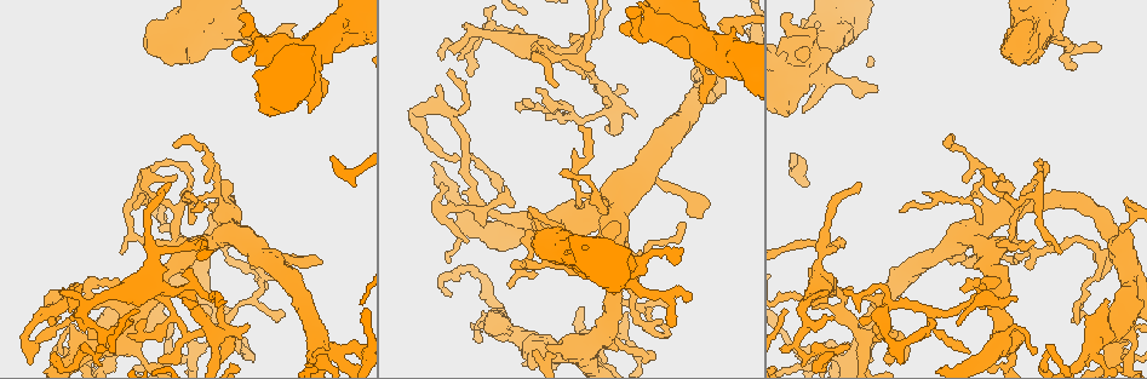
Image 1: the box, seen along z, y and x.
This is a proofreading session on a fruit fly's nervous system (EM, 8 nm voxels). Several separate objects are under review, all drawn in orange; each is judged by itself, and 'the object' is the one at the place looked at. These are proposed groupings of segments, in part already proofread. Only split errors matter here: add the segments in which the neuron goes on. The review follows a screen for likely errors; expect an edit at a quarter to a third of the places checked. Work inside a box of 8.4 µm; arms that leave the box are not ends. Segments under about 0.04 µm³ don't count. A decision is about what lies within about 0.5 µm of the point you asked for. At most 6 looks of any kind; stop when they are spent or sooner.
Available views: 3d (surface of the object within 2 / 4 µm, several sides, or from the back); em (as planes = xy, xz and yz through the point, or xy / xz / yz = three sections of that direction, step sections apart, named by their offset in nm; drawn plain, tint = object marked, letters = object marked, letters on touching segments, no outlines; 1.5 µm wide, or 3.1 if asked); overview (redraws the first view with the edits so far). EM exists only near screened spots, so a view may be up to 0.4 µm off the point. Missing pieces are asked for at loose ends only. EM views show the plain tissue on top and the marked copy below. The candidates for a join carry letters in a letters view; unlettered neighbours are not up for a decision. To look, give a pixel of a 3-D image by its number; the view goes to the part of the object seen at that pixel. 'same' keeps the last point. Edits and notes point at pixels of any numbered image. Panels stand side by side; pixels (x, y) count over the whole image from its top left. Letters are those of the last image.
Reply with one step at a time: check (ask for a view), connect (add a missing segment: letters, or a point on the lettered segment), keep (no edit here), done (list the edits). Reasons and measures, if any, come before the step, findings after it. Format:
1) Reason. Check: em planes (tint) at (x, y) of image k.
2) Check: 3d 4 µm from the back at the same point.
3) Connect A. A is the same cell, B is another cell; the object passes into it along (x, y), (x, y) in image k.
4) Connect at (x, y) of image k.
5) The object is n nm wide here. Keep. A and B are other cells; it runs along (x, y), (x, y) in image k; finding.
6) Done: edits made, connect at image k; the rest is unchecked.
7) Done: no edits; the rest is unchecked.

Free end. Check: em xz step 4 (tint) at (875, 91) of image 1.

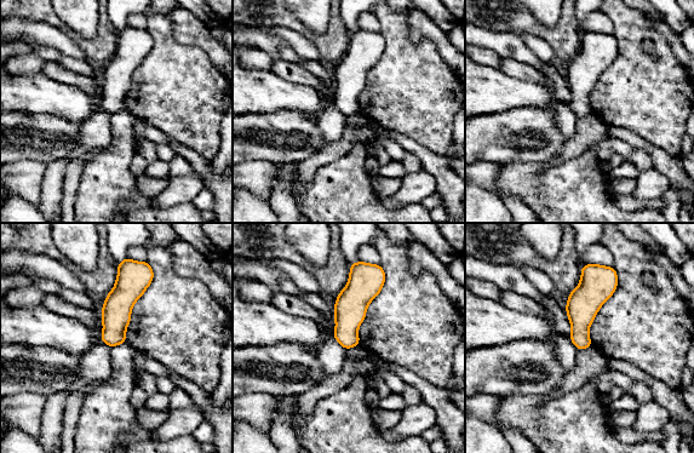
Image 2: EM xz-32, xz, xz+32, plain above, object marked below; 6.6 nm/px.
Check: em xz step 4 (letters) at the same point.

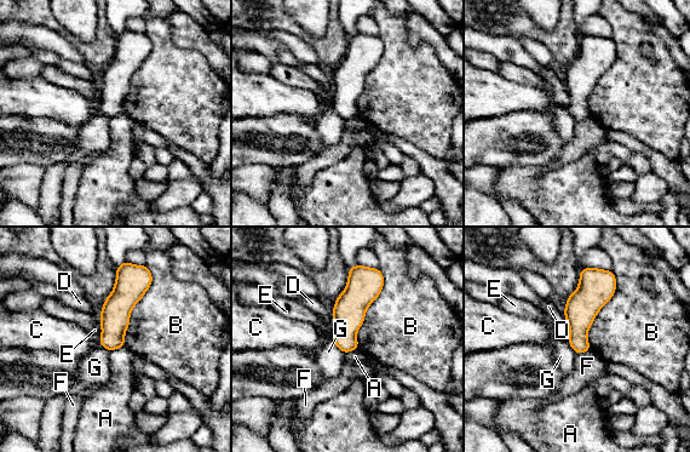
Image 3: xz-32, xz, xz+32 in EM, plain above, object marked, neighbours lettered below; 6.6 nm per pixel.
The object is 160 nm wide here. Keep. A, B, C, D, E, F and G are other cells; a border runs along (147, 265), (151, 284), (124, 344) in image 3; none of them fits.

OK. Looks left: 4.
Thin end. Check: 3d 2 µm at (680, 249) of image 1.

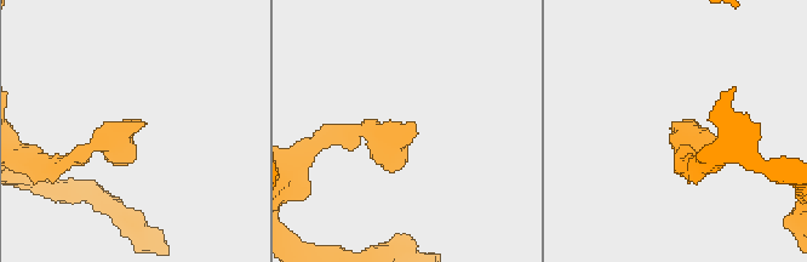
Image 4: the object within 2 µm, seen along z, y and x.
Shape alone is not enough. Check: em planes (tint) at (675, 125) of image 4.

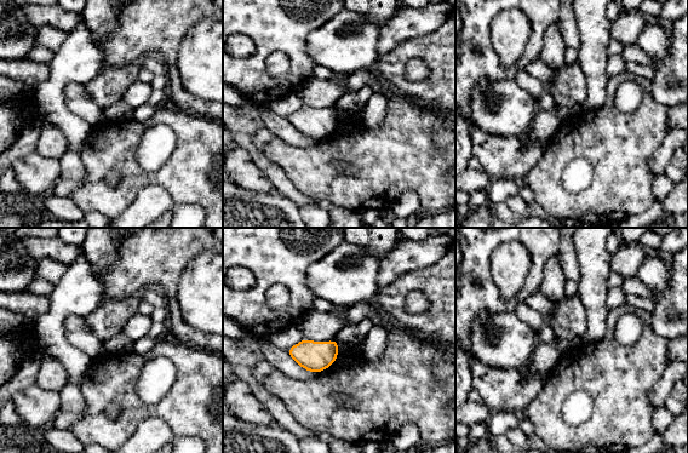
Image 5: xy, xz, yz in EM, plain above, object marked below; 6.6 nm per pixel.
Check: em planes (letters) at the same point.

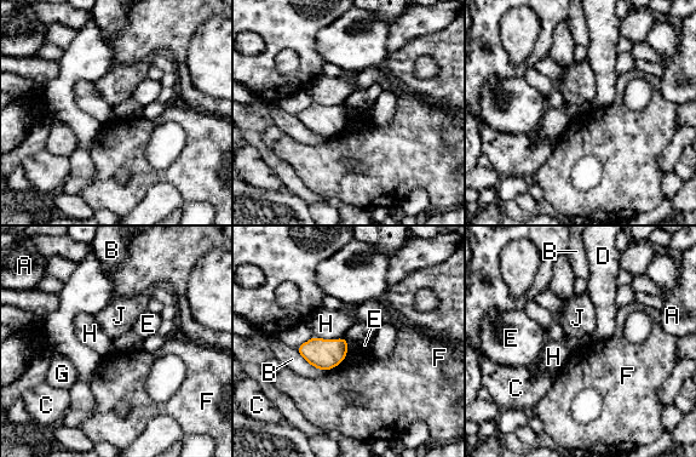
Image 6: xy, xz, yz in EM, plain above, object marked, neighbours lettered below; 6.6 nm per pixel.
The object is 200 nm wide here; the longest contact is with B, 260 nm. Keep. A, B, C, D, E, F, G, H and J are other cells; no lettered segment goes on from it.

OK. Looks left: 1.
Done: no edits; the rest is unchecked.

